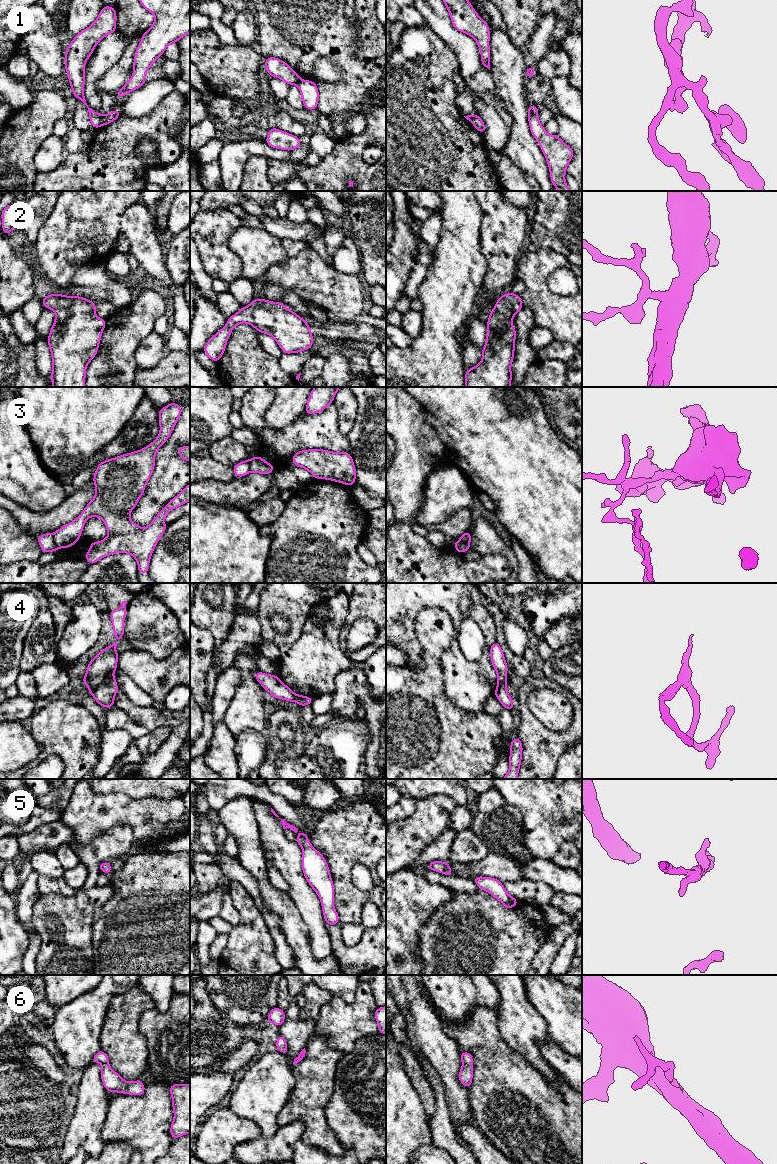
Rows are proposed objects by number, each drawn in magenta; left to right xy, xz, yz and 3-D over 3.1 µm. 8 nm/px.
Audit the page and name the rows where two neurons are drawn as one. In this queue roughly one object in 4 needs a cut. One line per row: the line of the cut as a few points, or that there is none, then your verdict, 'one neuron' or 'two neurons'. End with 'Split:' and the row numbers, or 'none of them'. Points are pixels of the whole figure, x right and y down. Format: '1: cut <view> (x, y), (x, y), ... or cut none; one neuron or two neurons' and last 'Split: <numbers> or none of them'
1: cut xy (102, 115), (100, 125); two neurons
2: cut none; one neuron
3: cut yz (469, 531), (469, 538), (467, 540), (458, 540); two neurons
4: cut xy (112, 675), (108, 676), (92, 694); two neurons
5: cut none; one neuron
6: cut none; one neuron
Split: 1, 3, 4

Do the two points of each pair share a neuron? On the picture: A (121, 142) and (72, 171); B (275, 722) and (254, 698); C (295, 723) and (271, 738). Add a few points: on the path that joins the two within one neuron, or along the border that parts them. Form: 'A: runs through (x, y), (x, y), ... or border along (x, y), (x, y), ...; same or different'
A: runs through (109, 154), (91, 172), (84, 172); same
B: border along (267, 719), (267, 728), (264, 732); different
C: runs through (287, 720), (281, 720), (272, 730); same

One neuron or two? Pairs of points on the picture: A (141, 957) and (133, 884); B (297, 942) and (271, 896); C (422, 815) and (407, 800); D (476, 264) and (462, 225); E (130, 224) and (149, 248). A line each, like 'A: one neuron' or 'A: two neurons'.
A: one neuron
B: one neuron
C: two neurons
D: one neuron
E: one neuron

